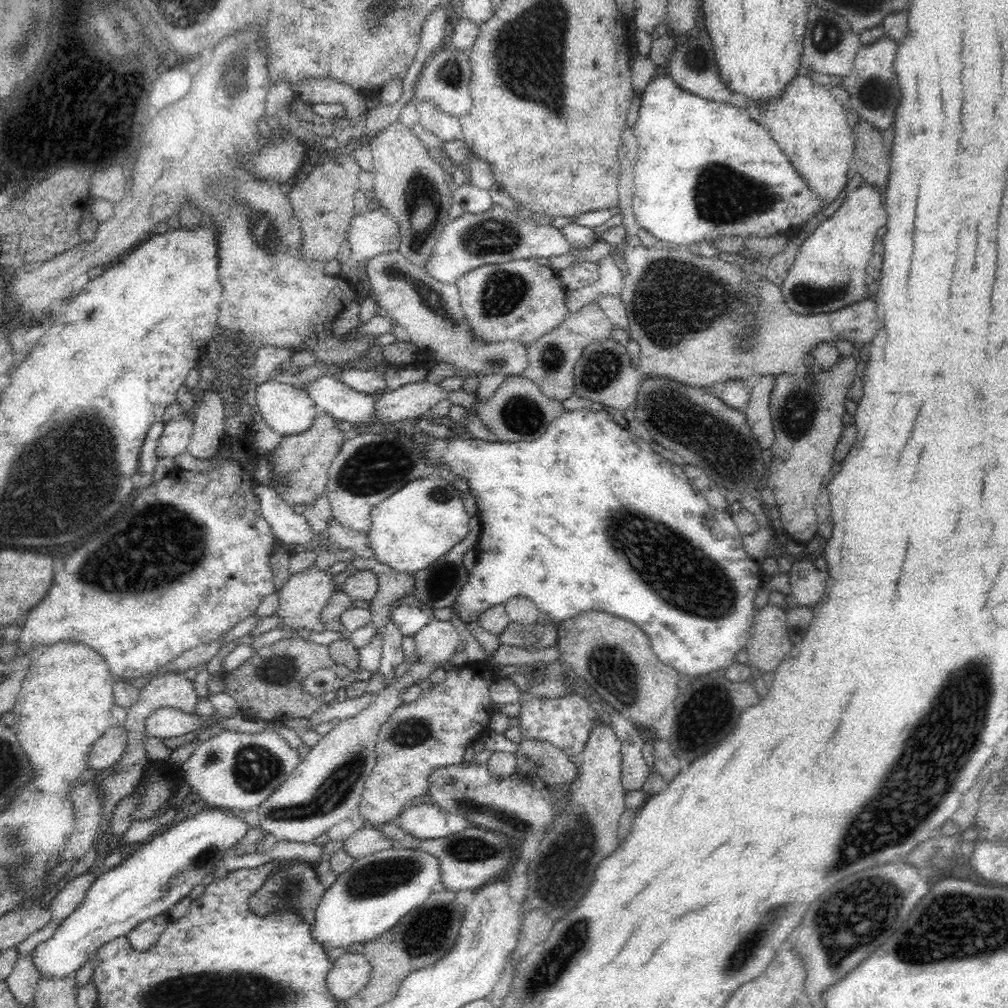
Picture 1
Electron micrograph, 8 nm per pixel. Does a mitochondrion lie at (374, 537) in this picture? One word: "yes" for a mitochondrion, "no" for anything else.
no

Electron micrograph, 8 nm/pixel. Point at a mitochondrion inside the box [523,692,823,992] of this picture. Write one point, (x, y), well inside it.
(576, 842)

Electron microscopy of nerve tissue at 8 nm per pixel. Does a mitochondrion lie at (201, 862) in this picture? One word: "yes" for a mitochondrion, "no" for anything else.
yes

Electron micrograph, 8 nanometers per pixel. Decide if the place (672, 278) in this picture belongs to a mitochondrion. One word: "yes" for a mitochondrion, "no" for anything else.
yes

